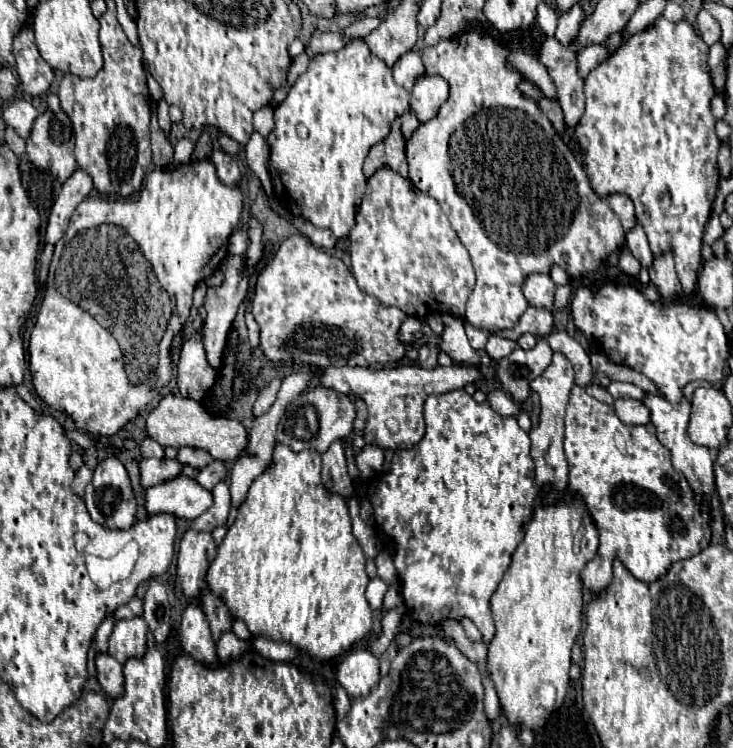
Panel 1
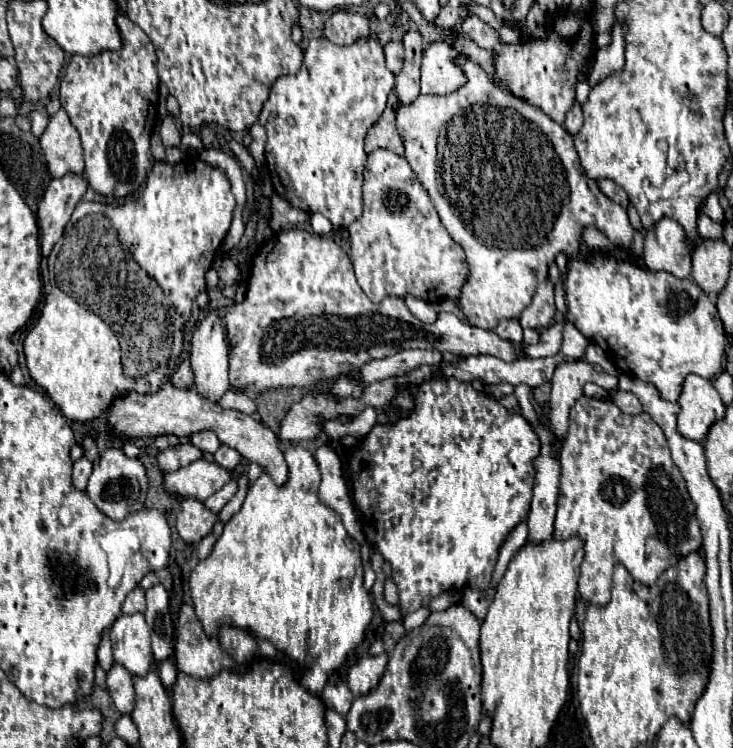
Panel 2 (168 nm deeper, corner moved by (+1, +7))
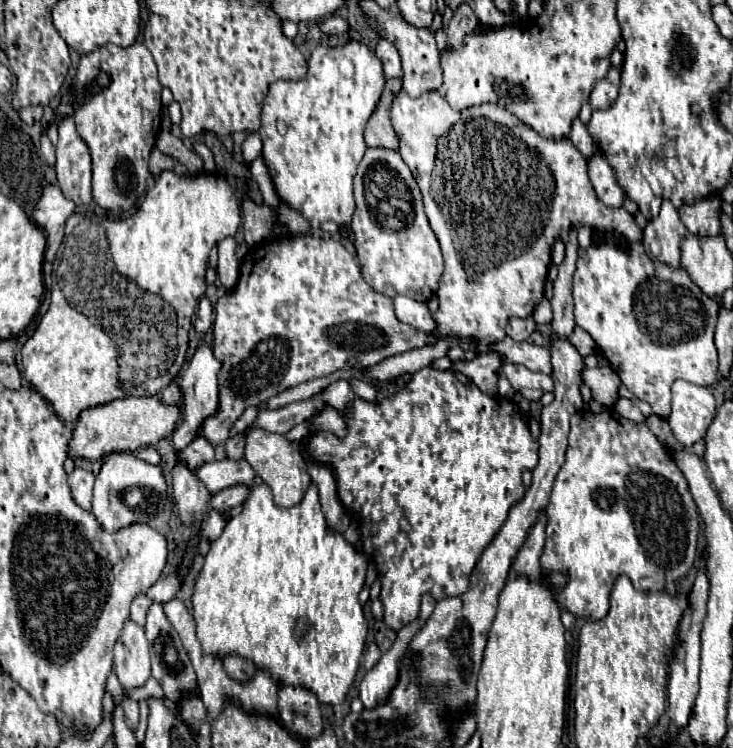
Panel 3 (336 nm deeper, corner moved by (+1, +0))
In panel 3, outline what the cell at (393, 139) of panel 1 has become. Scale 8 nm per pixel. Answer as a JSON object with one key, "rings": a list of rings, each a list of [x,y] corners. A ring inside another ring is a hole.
{"rings":[[[387,79],[379,105],[373,111],[373,115],[365,127],[365,143],[369,147],[397,149],[397,135],[391,127],[391,117],[389,117],[389,107],[391,107],[393,95],[397,95],[397,91],[401,91],[401,79]]]}

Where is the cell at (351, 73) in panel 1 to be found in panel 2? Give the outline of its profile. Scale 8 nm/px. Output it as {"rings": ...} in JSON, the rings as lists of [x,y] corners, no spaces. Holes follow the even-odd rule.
{"rings":[[[325,38],[311,40],[303,54],[301,70],[295,76],[283,76],[273,84],[269,100],[259,114],[259,122],[263,128],[267,126],[265,162],[275,192],[295,208],[309,214],[321,212],[333,226],[349,226],[359,220],[363,214],[361,188],[363,166],[367,160],[363,140],[383,114],[393,86],[395,76],[387,70],[383,48],[375,38],[363,38],[351,46],[337,46]]]}

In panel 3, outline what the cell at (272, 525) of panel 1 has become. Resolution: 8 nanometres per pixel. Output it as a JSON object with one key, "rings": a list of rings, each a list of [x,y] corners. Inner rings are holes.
{"rings":[[[261,485],[251,487],[249,499],[243,503],[243,511],[239,515],[235,515],[233,519],[229,519],[229,523],[225,525],[221,537],[211,545],[209,553],[205,555],[205,563],[203,569],[197,577],[195,583],[195,591],[193,591],[193,619],[195,619],[195,631],[197,631],[197,639],[203,647],[203,653],[211,653],[217,655],[219,659],[223,659],[225,655],[239,655],[243,659],[253,661],[253,665],[257,669],[263,669],[271,675],[271,679],[275,679],[279,685],[299,685],[303,689],[309,689],[319,703],[325,705],[339,705],[345,695],[349,693],[349,687],[355,681],[355,673],[359,667],[359,659],[363,655],[365,649],[365,637],[367,637],[367,621],[363,615],[363,609],[359,605],[359,591],[363,589],[365,583],[368,558],[357,549],[353,549],[353,545],[349,545],[343,535],[339,533],[329,533],[321,505],[319,505],[319,497],[317,497],[317,487],[311,485],[303,497],[303,501],[291,509],[281,509],[273,503],[273,495],[271,489]]]}

